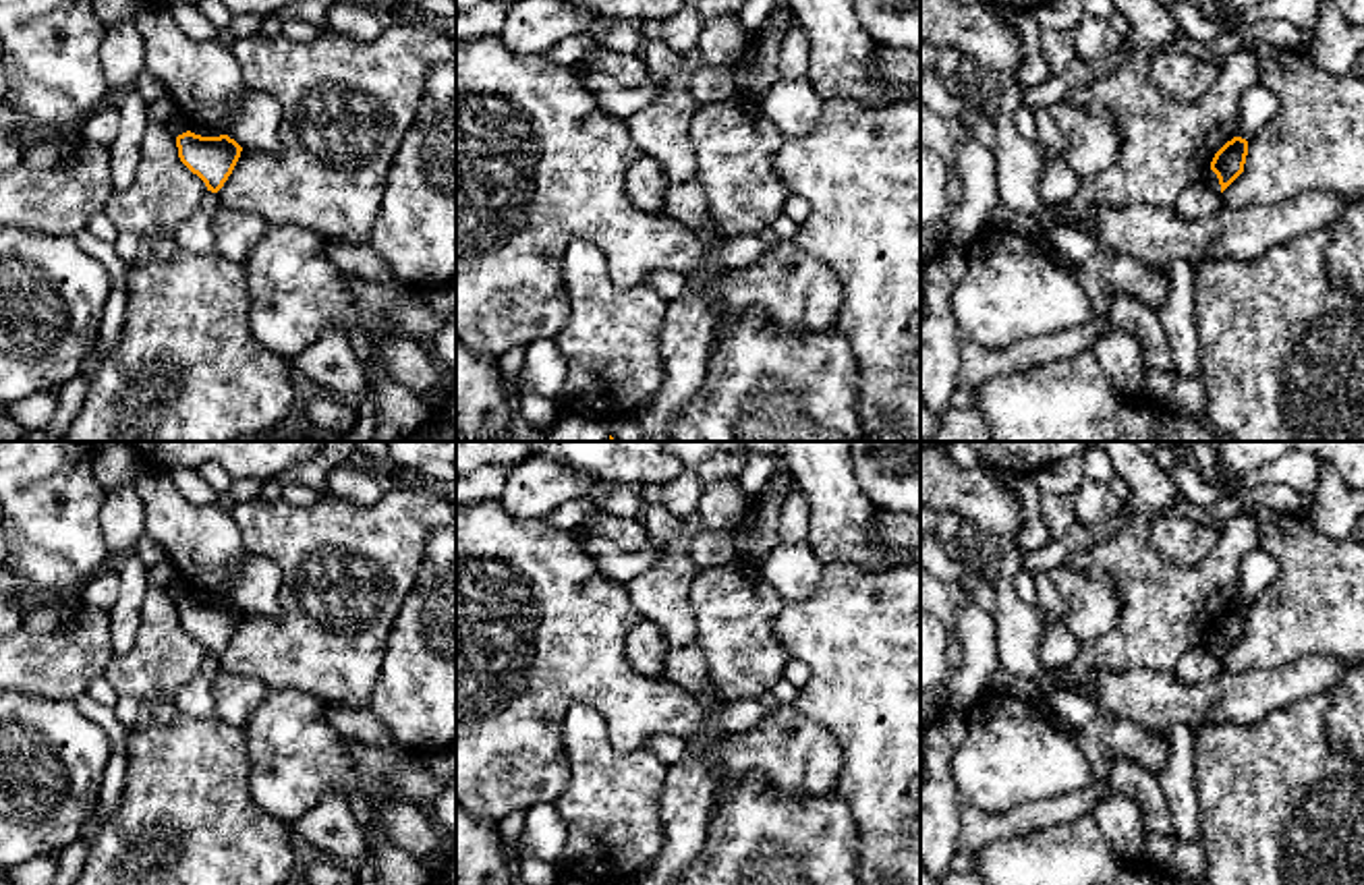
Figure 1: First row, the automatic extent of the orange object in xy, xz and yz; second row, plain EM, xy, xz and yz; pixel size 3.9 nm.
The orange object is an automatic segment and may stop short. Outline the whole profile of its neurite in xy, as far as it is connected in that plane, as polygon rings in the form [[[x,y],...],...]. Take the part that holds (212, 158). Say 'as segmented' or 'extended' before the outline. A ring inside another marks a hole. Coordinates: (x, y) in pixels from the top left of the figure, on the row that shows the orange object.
as segmented | [[[191,131],[176,137],[176,147],[180,162],[197,174],[211,193],[224,187],[243,151],[228,135],[201,137]]]

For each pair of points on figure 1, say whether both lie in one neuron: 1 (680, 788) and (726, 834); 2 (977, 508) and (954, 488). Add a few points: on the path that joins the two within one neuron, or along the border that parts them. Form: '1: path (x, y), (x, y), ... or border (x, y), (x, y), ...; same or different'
1: border (714, 813), (703, 850), (691, 863); different
2: path (971, 502), (960, 494); same

